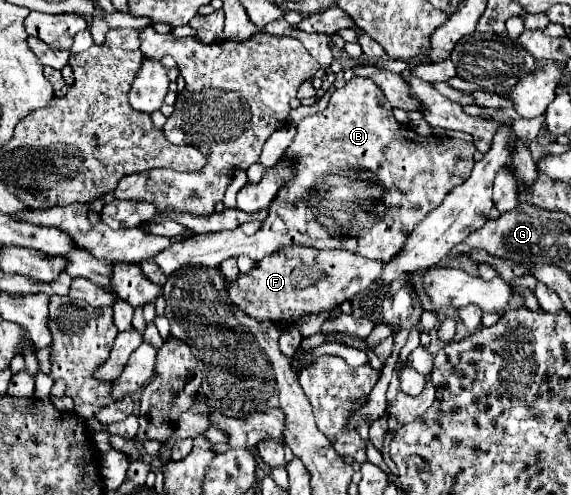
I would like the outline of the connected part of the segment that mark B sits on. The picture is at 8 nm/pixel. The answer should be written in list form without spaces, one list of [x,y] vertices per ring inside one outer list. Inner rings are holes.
[[[354,76],[350,82],[346,82],[344,88],[336,90],[330,96],[330,102],[324,112],[308,116],[296,126],[296,138],[284,154],[284,158],[288,160],[298,160],[294,168],[296,178],[282,186],[282,190],[268,208],[268,218],[262,222],[262,228],[256,234],[246,236],[240,228],[216,234],[196,234],[194,238],[176,242],[168,250],[156,254],[154,262],[160,266],[160,270],[164,270],[166,276],[170,276],[182,266],[218,268],[226,258],[238,258],[240,254],[246,254],[254,262],[260,262],[260,258],[288,246],[310,246],[318,250],[344,248],[370,260],[388,262],[394,258],[394,254],[400,252],[400,246],[406,242],[414,226],[434,208],[438,208],[444,196],[454,186],[462,184],[468,178],[474,164],[474,152],[474,142],[464,142],[460,138],[422,138],[410,126],[404,126],[394,118],[392,106],[388,106],[382,90],[372,80]],[[332,164],[340,164],[340,168],[334,172]],[[326,210],[340,210],[336,222],[328,222],[332,218],[326,218]],[[354,210],[358,210],[360,220],[354,218]]]

